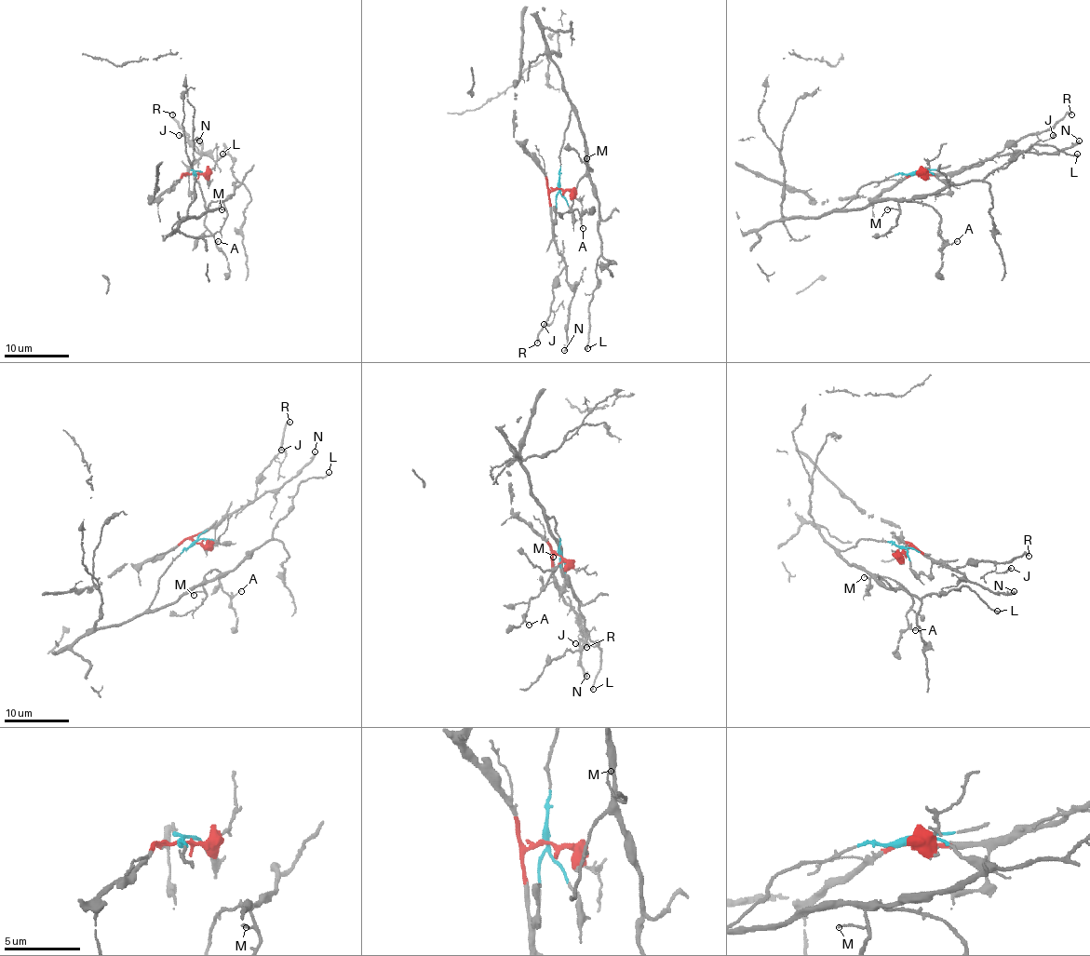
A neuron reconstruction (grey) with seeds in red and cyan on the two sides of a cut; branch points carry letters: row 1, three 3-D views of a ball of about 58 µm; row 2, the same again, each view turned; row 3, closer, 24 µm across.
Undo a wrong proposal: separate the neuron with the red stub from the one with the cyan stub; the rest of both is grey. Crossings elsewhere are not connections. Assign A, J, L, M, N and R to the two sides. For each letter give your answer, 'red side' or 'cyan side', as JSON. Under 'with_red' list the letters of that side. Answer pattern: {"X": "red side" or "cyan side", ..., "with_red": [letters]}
{"A": "cyan side", "J": "red side", "L": "cyan side", "M": "cyan side", "N": "red side", "R": "red side", "with_red": ["J", "N", "R"]}

